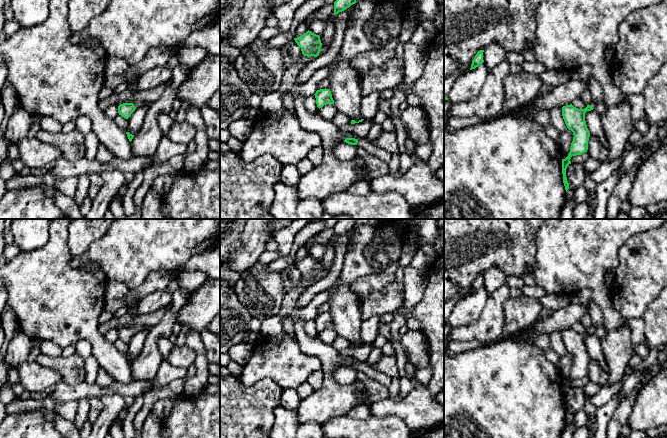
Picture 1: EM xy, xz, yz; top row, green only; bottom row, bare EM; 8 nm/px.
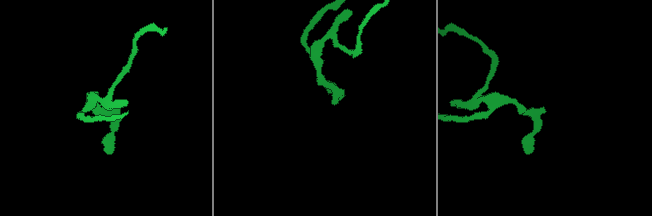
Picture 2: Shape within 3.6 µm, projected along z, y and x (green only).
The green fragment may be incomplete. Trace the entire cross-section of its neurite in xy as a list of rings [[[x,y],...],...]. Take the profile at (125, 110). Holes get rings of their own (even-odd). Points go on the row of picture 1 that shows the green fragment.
[[[137,101],[133,103],[123,103],[118,106],[118,113],[125,119],[128,119],[136,108],[142,107],[144,104],[148,104],[144,101]]]

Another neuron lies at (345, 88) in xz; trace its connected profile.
[[[339,55],[334,59],[334,70],[328,76],[330,91],[337,110],[358,122],[363,119],[360,113],[362,100],[360,79],[350,61],[342,60]]]

